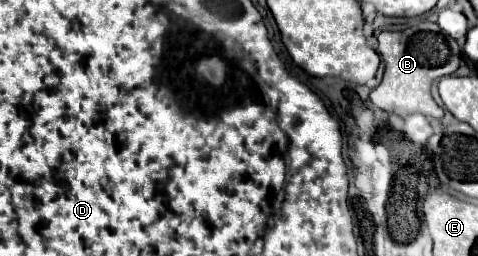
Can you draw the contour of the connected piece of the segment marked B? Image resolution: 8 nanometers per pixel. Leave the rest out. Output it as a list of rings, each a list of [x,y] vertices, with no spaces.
[[[409,27],[405,31],[381,31],[379,33],[379,55],[385,61],[383,81],[371,91],[371,103],[377,109],[395,115],[421,113],[427,117],[443,117],[443,109],[431,97],[431,85],[443,75],[457,71],[461,63],[461,47],[455,39],[443,31],[425,31]]]

